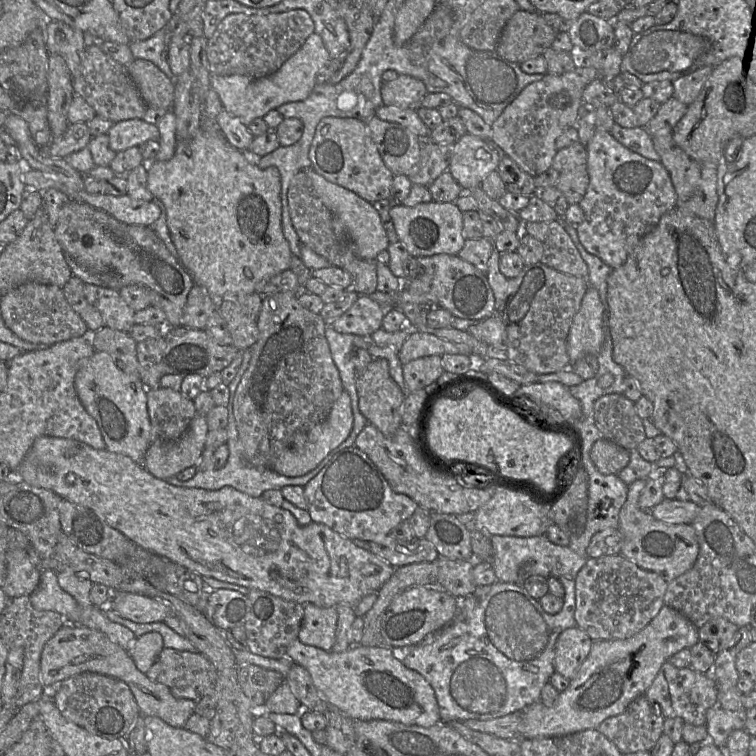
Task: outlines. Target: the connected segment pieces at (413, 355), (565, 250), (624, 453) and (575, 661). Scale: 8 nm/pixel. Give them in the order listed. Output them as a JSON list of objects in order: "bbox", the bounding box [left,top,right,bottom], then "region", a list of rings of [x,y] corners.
[{"bbox":[398,331,470,365],"region":[[[411,331],[398,352],[398,358],[401,364],[405,365],[418,358],[445,354],[470,356],[470,348],[440,339],[432,334]]]},{"bbox":[521,221,587,279],"region":[[[558,221],[522,223],[521,233],[541,243],[540,263],[558,272],[587,279],[587,265]]]},{"bbox":[590,438,630,475],"region":[[[600,438],[593,444],[590,457],[601,474],[618,475],[630,461],[629,451],[612,441]]]},{"bbox":[555,626,592,680],"region":[[[577,626],[562,631],[555,644],[555,672],[571,680],[589,654],[592,642]]]}]

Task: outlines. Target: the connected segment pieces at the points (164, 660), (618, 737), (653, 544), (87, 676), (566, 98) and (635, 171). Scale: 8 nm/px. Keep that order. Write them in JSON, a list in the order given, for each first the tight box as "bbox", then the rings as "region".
[{"bbox":[146,647,218,697],"region":[[[166,647],[146,675],[170,689],[192,687],[200,697],[213,693],[218,677],[213,663],[200,652]]]},{"bbox":[597,695,665,754],"region":[[[645,695],[626,709],[603,720],[597,730],[612,741],[622,754],[650,752],[663,734],[665,717]]]},{"bbox":[618,479,699,582],"region":[[[639,479],[628,486],[627,500],[619,512],[618,528],[624,538],[620,554],[635,563],[641,569],[655,572],[664,578],[664,580],[670,582],[683,575],[694,566],[699,553],[697,534],[692,524],[667,524],[655,519],[649,511],[642,510],[639,507],[639,497],[646,482],[647,479]]]},{"bbox":[54,672,141,739],"region":[[[83,672],[61,681],[54,692],[54,703],[66,719],[108,739],[127,738],[132,724],[141,715],[125,682],[94,672]]]},{"bbox":[491,67,601,177],"region":[[[576,67],[561,75],[545,74],[544,77],[526,86],[517,98],[509,104],[491,125],[491,140],[496,143],[524,172],[532,177],[539,176],[552,167],[557,153],[556,139],[568,128],[574,127],[579,108],[583,104],[585,87],[594,80],[601,80],[600,73],[593,67]]]},{"bbox":[575,130,676,269],"region":[[[596,130],[586,145],[589,185],[578,203],[583,219],[575,228],[580,244],[591,255],[612,269],[625,263],[642,238],[651,232],[660,218],[676,206],[676,192],[669,172],[661,162],[649,160],[617,142],[610,132]]]}]

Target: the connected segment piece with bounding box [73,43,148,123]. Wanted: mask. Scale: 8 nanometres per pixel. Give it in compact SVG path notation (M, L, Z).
M98 43L86 48L84 61L77 76L73 76L73 89L93 107L96 115L113 123L129 119L142 119L148 106L129 76L124 65L102 51Z

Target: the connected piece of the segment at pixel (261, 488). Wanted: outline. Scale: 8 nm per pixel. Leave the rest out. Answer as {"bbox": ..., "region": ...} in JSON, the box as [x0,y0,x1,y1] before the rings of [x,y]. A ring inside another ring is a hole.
{"bbox":[165,348,368,498],"region":[[[250,348],[245,349],[241,352],[241,358],[242,363],[239,367],[238,372],[236,373],[234,379],[229,383],[228,389],[229,389],[229,401],[226,406],[228,410],[228,426],[227,426],[227,445],[229,449],[229,457],[224,467],[217,469],[211,469],[211,470],[199,470],[197,469],[196,474],[194,477],[187,481],[181,481],[176,476],[175,477],[169,477],[165,479],[169,484],[175,485],[175,486],[182,486],[186,488],[201,488],[205,490],[219,490],[225,486],[233,487],[236,490],[243,492],[251,497],[255,498],[262,498],[262,494],[271,489],[277,489],[280,490],[284,486],[289,485],[298,485],[304,487],[313,477],[315,477],[339,452],[342,450],[351,447],[354,445],[355,440],[359,433],[362,431],[362,429],[368,424],[367,419],[364,417],[364,415],[360,412],[359,406],[358,406],[358,394],[356,389],[356,381],[355,381],[355,374],[351,374],[351,380],[353,381],[353,386],[355,390],[355,397],[353,398],[350,396],[351,400],[351,408],[353,413],[353,426],[352,430],[349,434],[349,436],[334,450],[332,450],[320,463],[317,467],[315,467],[313,470],[308,472],[307,474],[303,476],[298,477],[288,477],[285,475],[280,475],[276,472],[274,472],[272,469],[269,468],[263,468],[263,467],[255,467],[252,466],[247,462],[247,460],[244,458],[242,453],[242,443],[239,440],[238,430],[236,428],[236,421],[233,414],[233,400],[235,395],[235,390],[237,388],[237,385],[239,384],[244,372],[247,370],[250,359],[251,359],[251,353]]]}

